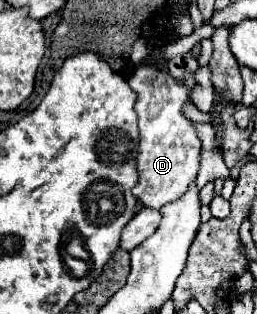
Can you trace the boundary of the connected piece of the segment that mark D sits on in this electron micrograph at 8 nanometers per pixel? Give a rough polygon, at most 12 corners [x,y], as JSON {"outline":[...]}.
{"outline":[[151,64],[137,92],[139,184],[149,208],[197,180],[201,140],[183,114],[197,80]]}

